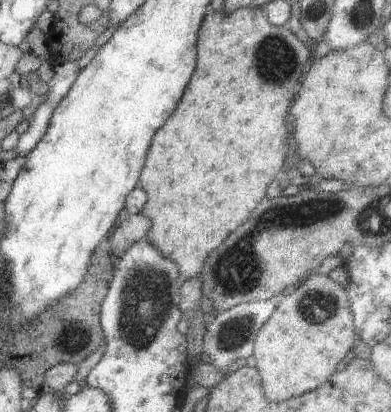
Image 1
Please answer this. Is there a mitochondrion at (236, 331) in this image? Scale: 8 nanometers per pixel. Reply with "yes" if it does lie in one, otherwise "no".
yes

